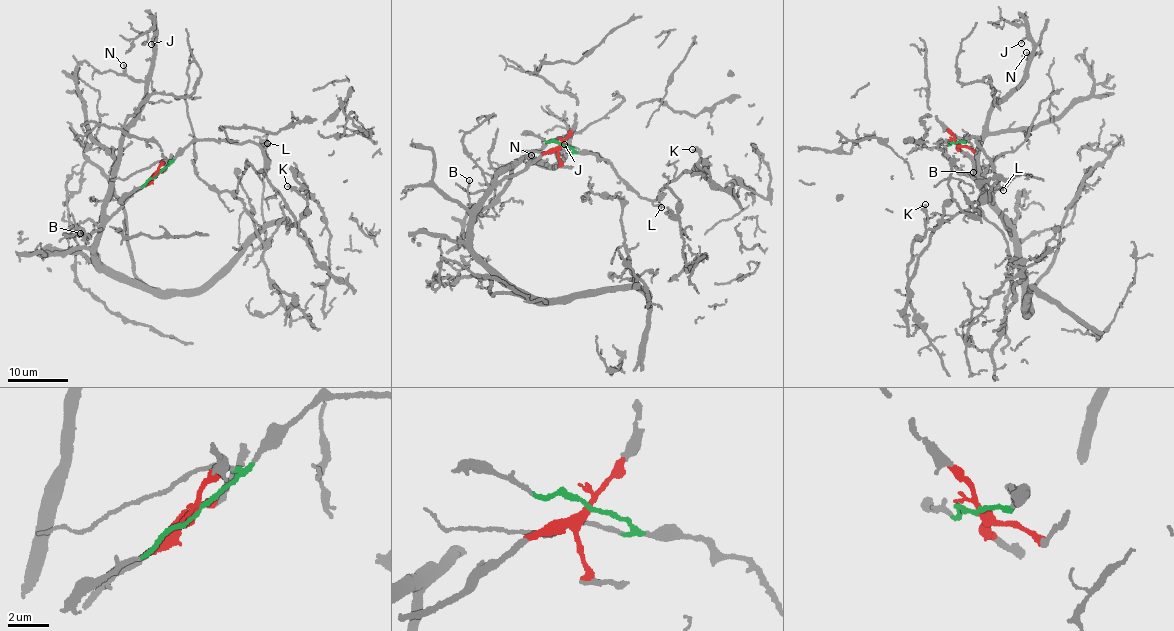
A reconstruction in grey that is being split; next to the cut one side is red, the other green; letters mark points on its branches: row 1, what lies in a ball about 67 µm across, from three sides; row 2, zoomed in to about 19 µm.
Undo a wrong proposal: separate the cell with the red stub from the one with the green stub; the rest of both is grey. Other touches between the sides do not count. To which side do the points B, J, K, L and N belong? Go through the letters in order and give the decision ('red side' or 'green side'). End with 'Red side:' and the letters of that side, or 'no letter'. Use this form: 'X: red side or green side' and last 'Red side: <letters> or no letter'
B: red side
J: red side
K: green side
L: green side
N: red side
Red side: B, J, N

